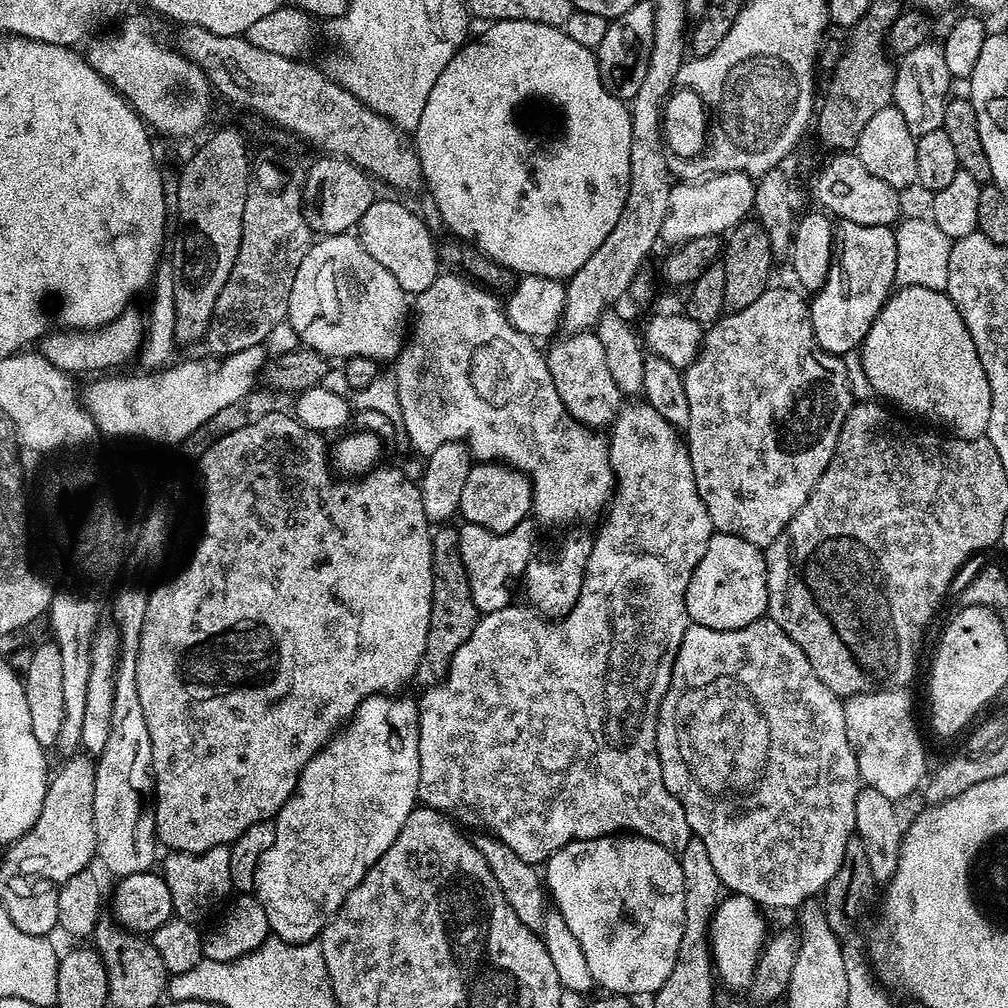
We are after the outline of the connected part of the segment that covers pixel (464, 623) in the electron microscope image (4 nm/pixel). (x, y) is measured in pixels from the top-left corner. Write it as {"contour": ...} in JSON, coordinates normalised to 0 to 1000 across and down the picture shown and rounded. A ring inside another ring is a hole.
{"contour":[[[437,522],[429,528],[429,596],[427,597],[427,629],[423,629],[423,645],[421,646],[421,654],[423,663],[429,667],[443,668],[446,657],[450,653],[450,649],[454,645],[454,641],[458,641],[458,637],[462,637],[462,633],[466,633],[466,629],[470,625],[474,614],[474,608],[470,601],[470,593],[466,589],[466,577],[462,569],[462,562],[458,558],[458,550],[456,549],[456,529],[451,523]]]}

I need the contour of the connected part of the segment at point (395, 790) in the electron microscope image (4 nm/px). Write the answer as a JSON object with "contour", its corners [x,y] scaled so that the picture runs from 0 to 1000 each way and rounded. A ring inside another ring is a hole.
{"contour":[[[374,688],[360,694],[353,701],[353,709],[334,725],[333,729],[317,743],[315,748],[312,748],[308,752],[308,756],[304,756],[298,769],[298,775],[295,776],[289,792],[278,801],[272,811],[274,818],[272,839],[268,839],[268,843],[264,843],[264,847],[260,847],[260,851],[256,851],[252,888],[254,894],[260,899],[260,903],[264,903],[269,928],[283,933],[285,937],[305,937],[316,930],[323,918],[329,914],[333,904],[339,899],[339,895],[343,895],[347,883],[351,883],[351,879],[355,879],[355,875],[359,875],[365,861],[371,859],[371,855],[375,855],[375,851],[379,851],[379,847],[383,847],[383,843],[387,843],[387,835],[391,835],[391,831],[395,831],[395,823],[399,823],[403,812],[407,812],[407,808],[415,801],[415,768],[417,767],[415,708],[417,703],[412,693],[408,694],[407,691],[401,689],[405,688]]]}

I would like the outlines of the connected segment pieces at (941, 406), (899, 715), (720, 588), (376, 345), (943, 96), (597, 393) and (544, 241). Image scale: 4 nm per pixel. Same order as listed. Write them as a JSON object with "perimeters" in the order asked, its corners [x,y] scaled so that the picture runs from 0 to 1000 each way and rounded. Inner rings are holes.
{"perimeters":[[[[906,282],[886,289],[875,304],[871,315],[863,323],[852,346],[851,358],[866,390],[870,394],[878,393],[873,394],[878,398],[886,397],[887,400],[893,401],[894,410],[906,409],[907,412],[930,421],[925,423],[950,437],[971,437],[979,430],[984,402],[982,379],[974,367],[966,335],[962,335],[962,327],[958,327],[954,312],[950,312],[939,289],[932,290]]],[[[897,685],[852,687],[836,695],[839,732],[847,744],[854,775],[879,793],[894,796],[916,779],[917,738],[905,711],[905,694]]],[[[710,528],[704,534],[704,538],[700,542],[700,550],[696,550],[696,558],[692,558],[692,562],[688,562],[688,569],[685,569],[685,581],[681,581],[681,605],[683,606],[684,616],[688,619],[695,619],[704,625],[732,625],[744,621],[744,617],[755,614],[762,605],[762,563],[758,557],[759,549],[755,547],[751,541],[740,538],[740,534],[729,532],[723,528]]],[[[318,233],[300,256],[300,260],[296,264],[296,272],[292,272],[292,288],[288,288],[288,304],[286,305],[284,317],[287,322],[290,320],[290,325],[294,328],[295,335],[299,337],[297,340],[301,344],[310,345],[322,355],[330,355],[329,353],[337,353],[337,355],[362,353],[374,359],[381,359],[381,357],[389,359],[397,352],[397,347],[403,340],[403,326],[407,321],[407,294],[406,291],[399,288],[399,284],[395,284],[395,276],[391,276],[391,272],[387,272],[387,268],[383,268],[383,264],[371,260],[371,256],[367,256],[367,252],[363,252],[363,248],[357,243],[357,239],[352,233]]],[[[918,42],[907,50],[892,57],[889,63],[889,81],[885,90],[885,103],[899,117],[899,125],[903,125],[906,135],[912,137],[923,133],[923,129],[937,126],[937,114],[946,77],[938,65],[937,49],[932,43]]],[[[587,327],[566,330],[561,334],[542,351],[551,386],[554,387],[563,410],[572,418],[586,425],[598,425],[599,422],[602,424],[610,418],[619,393],[605,371],[600,343],[597,342],[595,333]]],[[[489,20],[476,37],[465,39],[446,58],[442,69],[435,73],[427,97],[423,97],[423,109],[411,129],[411,146],[417,158],[417,174],[420,182],[429,189],[429,198],[440,217],[440,222],[449,230],[449,235],[466,236],[467,241],[481,254],[504,267],[505,271],[516,274],[541,274],[559,279],[566,276],[581,256],[601,240],[601,232],[609,228],[613,212],[621,200],[625,185],[625,141],[627,140],[627,113],[624,104],[614,99],[605,89],[599,87],[595,76],[595,65],[590,51],[573,46],[569,38],[560,32],[559,27],[525,20]]]]}

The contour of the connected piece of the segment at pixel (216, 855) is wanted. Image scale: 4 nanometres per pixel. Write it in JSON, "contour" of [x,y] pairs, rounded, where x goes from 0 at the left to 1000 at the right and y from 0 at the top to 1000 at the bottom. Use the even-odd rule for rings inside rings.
{"contour":[[[221,837],[193,847],[168,844],[166,848],[161,868],[165,879],[169,879],[171,904],[178,912],[197,918],[198,913],[204,912],[213,903],[214,896],[222,892],[225,894],[226,885],[231,884],[228,871],[228,840]]]}

